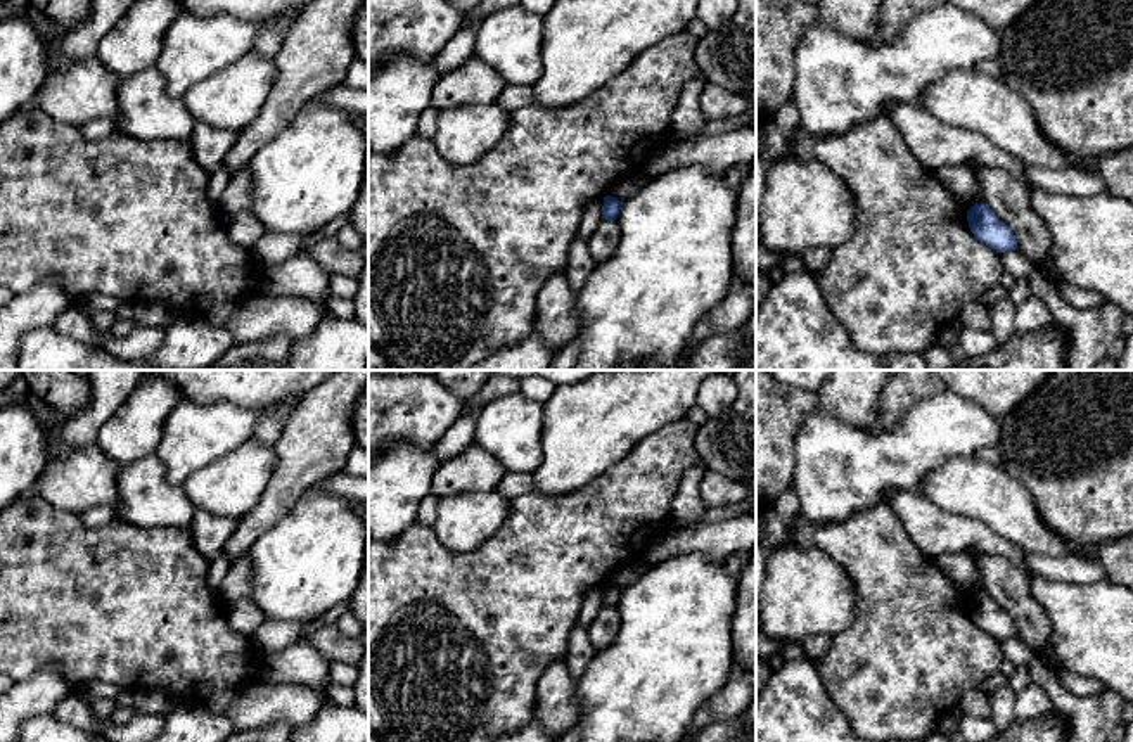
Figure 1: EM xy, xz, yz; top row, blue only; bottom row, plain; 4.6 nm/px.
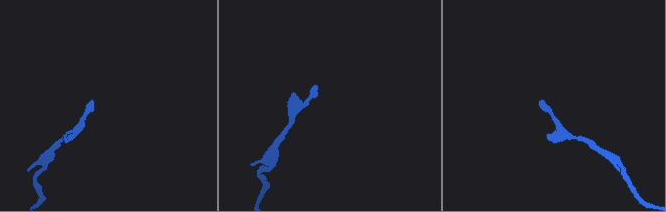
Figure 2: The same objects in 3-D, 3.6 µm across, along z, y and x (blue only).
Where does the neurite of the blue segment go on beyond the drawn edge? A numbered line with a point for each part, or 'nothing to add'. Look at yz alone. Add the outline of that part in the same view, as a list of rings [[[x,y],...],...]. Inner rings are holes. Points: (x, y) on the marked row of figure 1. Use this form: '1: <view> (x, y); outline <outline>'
nothing to add

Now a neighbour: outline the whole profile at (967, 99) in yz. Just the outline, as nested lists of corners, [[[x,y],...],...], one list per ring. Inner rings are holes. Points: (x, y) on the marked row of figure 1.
[[[955,69],[934,81],[922,107],[943,123],[981,133],[1026,166],[1098,173],[1098,157],[1072,161],[1041,133],[1033,107],[1017,92],[976,69]]]

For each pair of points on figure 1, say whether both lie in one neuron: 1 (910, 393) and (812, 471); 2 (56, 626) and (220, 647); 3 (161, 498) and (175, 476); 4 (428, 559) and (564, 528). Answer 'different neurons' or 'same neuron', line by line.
1: different neurons
2: same neuron
3: different neurons
4: same neuron

